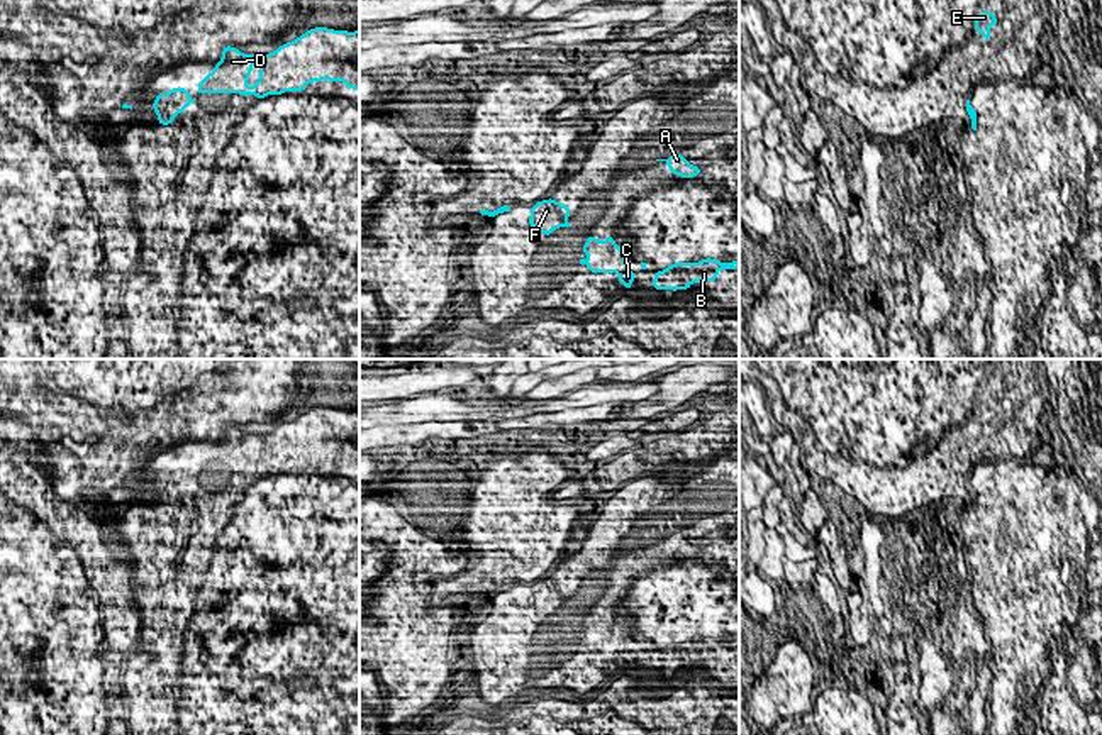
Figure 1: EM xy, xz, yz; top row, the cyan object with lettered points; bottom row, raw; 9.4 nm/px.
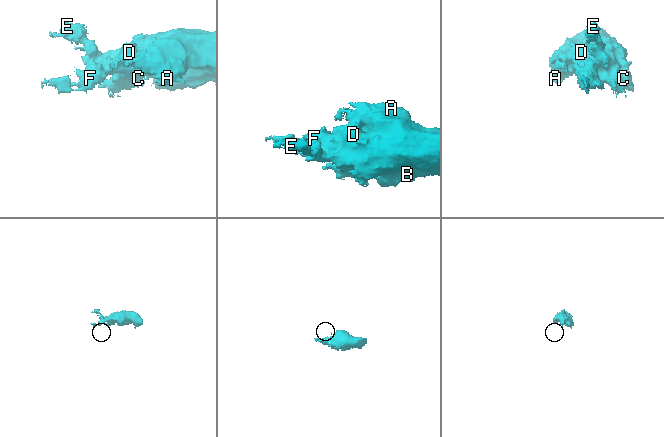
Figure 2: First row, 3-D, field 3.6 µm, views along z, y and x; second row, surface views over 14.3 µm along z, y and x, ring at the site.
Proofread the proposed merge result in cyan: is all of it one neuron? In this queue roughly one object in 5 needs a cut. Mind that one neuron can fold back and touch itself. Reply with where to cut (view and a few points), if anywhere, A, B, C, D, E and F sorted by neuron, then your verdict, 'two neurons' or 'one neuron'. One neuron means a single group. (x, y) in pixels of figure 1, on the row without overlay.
no cut; A B C D E F; one neuron

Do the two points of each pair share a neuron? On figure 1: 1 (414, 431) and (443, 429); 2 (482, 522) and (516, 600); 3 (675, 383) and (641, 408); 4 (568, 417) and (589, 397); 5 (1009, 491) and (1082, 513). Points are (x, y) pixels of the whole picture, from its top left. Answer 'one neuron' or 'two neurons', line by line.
1: one neuron
2: two neurons
3: one neuron
4: two neurons
5: two neurons

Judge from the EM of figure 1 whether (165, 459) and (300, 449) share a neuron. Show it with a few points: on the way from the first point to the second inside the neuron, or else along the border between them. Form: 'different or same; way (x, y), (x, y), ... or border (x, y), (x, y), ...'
different; border (217, 442), (199, 461), (200, 475), (194, 478)

